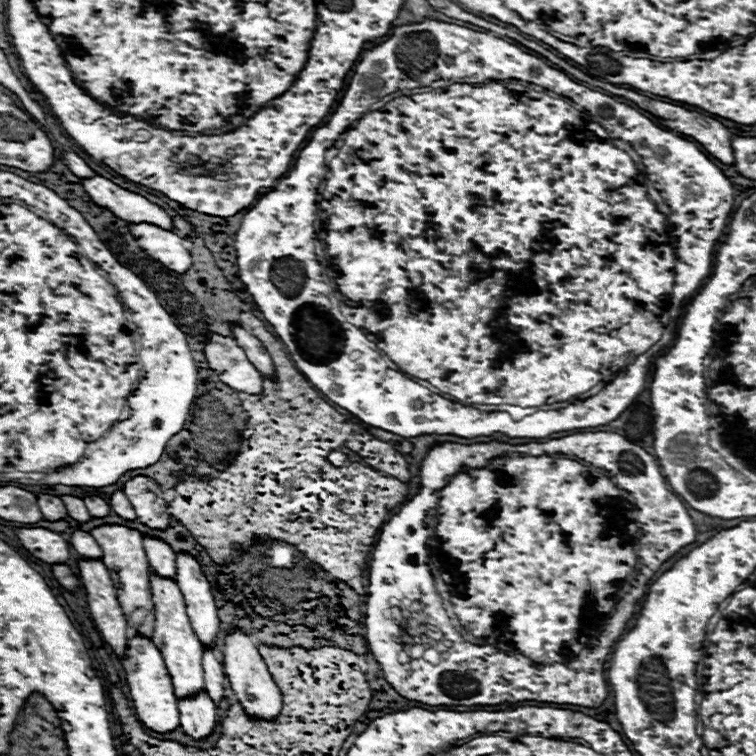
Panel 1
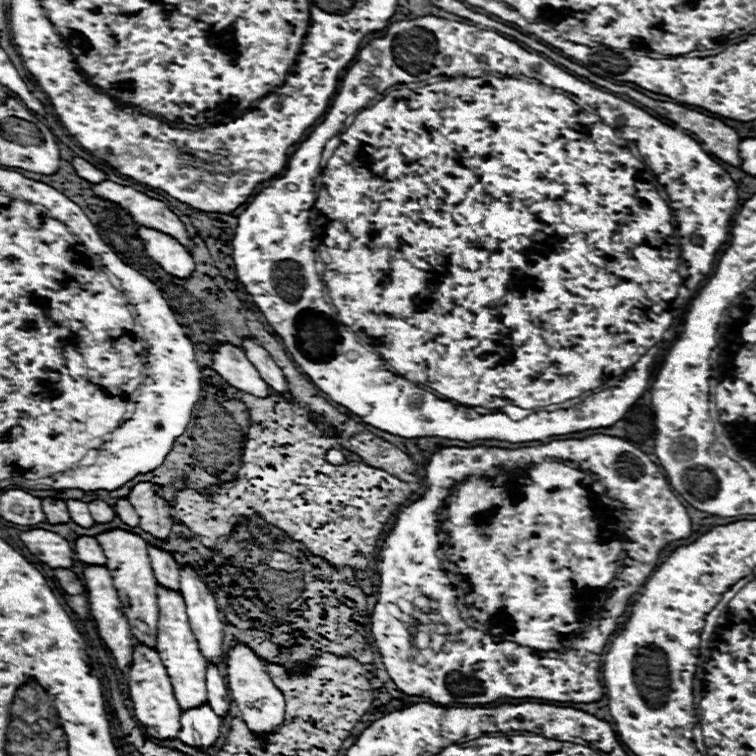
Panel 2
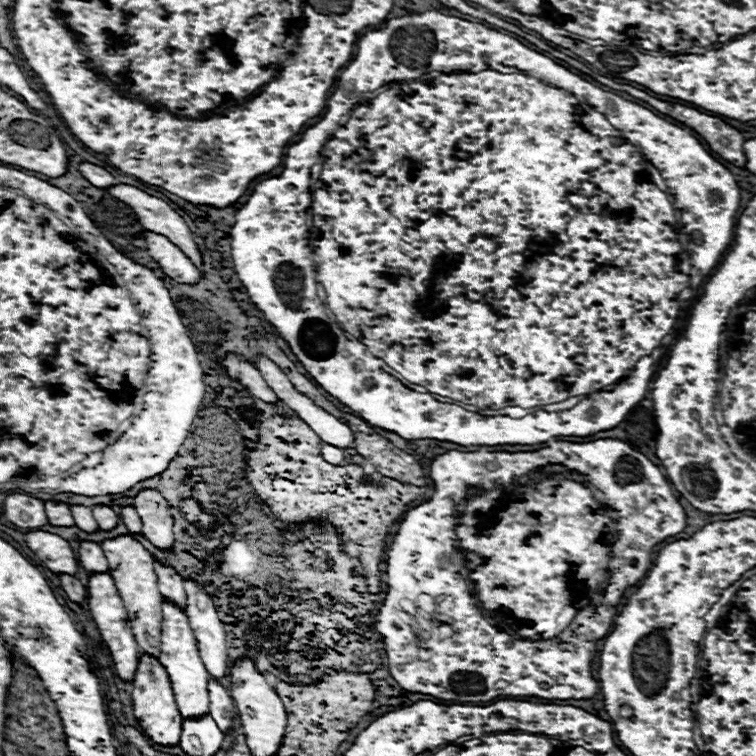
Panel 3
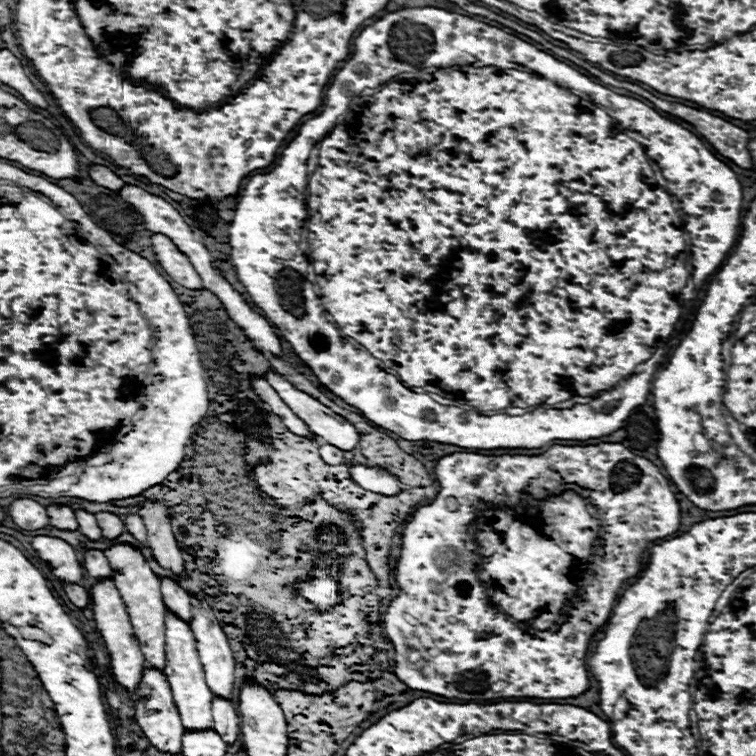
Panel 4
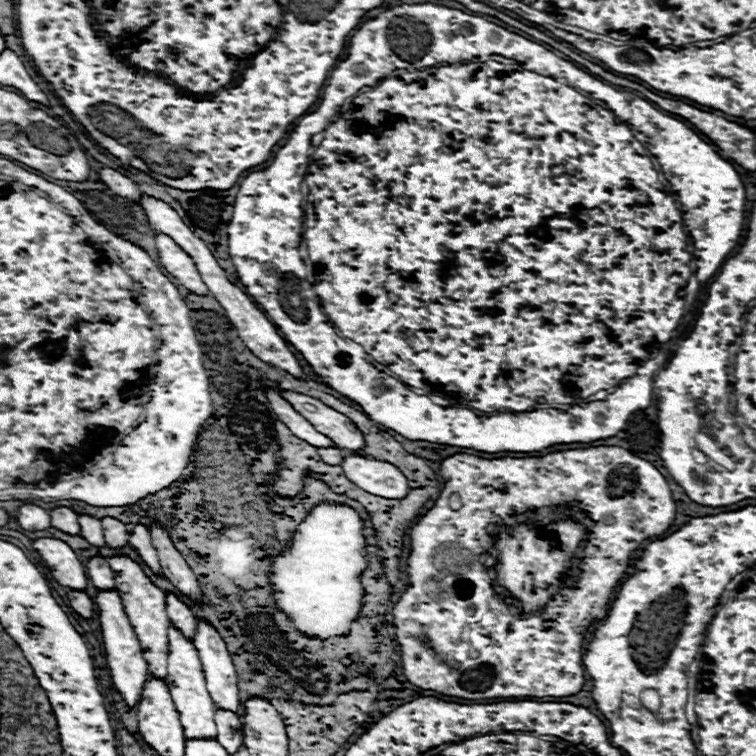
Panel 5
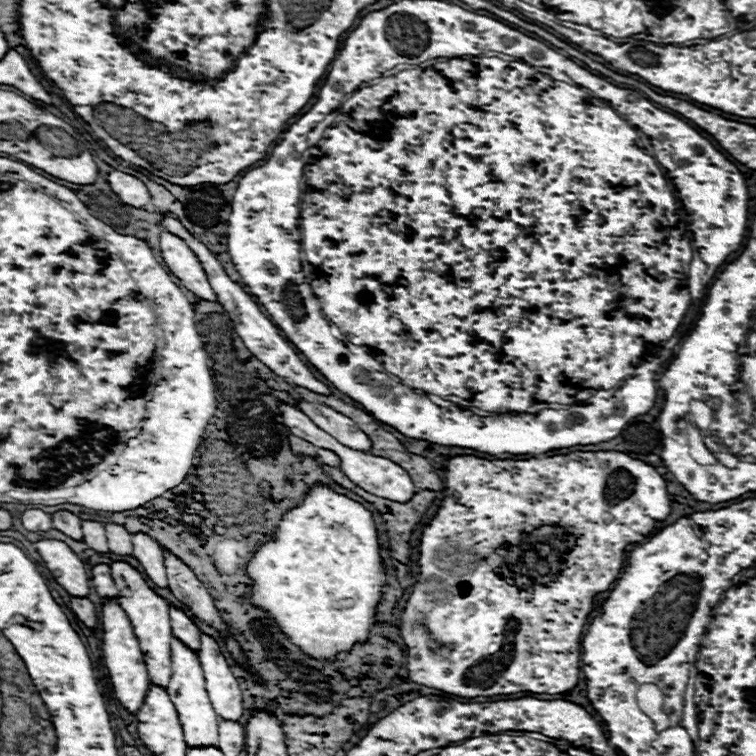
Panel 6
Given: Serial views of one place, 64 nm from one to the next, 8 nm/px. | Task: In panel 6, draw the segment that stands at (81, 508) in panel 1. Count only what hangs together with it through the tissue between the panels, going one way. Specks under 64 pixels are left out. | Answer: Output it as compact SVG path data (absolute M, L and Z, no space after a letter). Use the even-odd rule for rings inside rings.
M82 520L82 532L84 532L84 542L92 550L96 550L96 552L108 552L104 524L92 522L92 520Z

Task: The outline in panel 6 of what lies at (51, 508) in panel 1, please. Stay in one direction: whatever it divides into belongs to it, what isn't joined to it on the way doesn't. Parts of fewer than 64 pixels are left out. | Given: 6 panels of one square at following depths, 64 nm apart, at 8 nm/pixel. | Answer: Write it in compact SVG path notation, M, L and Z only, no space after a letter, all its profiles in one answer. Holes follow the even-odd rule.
M58 510L52 514L52 522L54 522L54 528L64 532L66 536L74 538L74 540L80 540L82 538L82 528L80 528L80 518L68 510Z

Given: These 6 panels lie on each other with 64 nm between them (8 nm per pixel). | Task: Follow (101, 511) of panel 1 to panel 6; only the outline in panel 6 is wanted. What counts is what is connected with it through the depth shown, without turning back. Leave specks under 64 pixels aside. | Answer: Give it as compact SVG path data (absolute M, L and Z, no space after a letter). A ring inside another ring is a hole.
M108 522L104 528L106 528L106 538L108 538L110 552L132 554L132 534L124 526Z

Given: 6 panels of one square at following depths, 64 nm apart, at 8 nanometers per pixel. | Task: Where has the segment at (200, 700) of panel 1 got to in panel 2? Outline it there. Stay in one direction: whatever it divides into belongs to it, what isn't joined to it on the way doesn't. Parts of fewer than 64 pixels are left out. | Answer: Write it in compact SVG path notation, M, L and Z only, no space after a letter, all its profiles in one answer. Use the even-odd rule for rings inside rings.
M206 702L198 708L190 708L182 712L182 730L178 738L188 746L208 750L220 734L220 724L222 724L220 718Z

